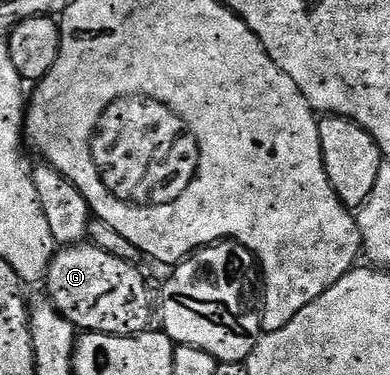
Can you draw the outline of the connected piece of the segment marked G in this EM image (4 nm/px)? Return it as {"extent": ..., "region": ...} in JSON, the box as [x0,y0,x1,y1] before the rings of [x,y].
{"extent":[47,244,154,334],"region":[[[91,244],[66,246],[48,265],[47,297],[56,307],[56,311],[66,316],[66,320],[70,320],[70,324],[76,327],[77,331],[93,334],[142,334],[153,325],[154,298],[152,302],[151,296],[148,295],[148,286],[140,275],[140,268],[139,265],[122,260],[118,256],[110,256],[110,252]]]}

